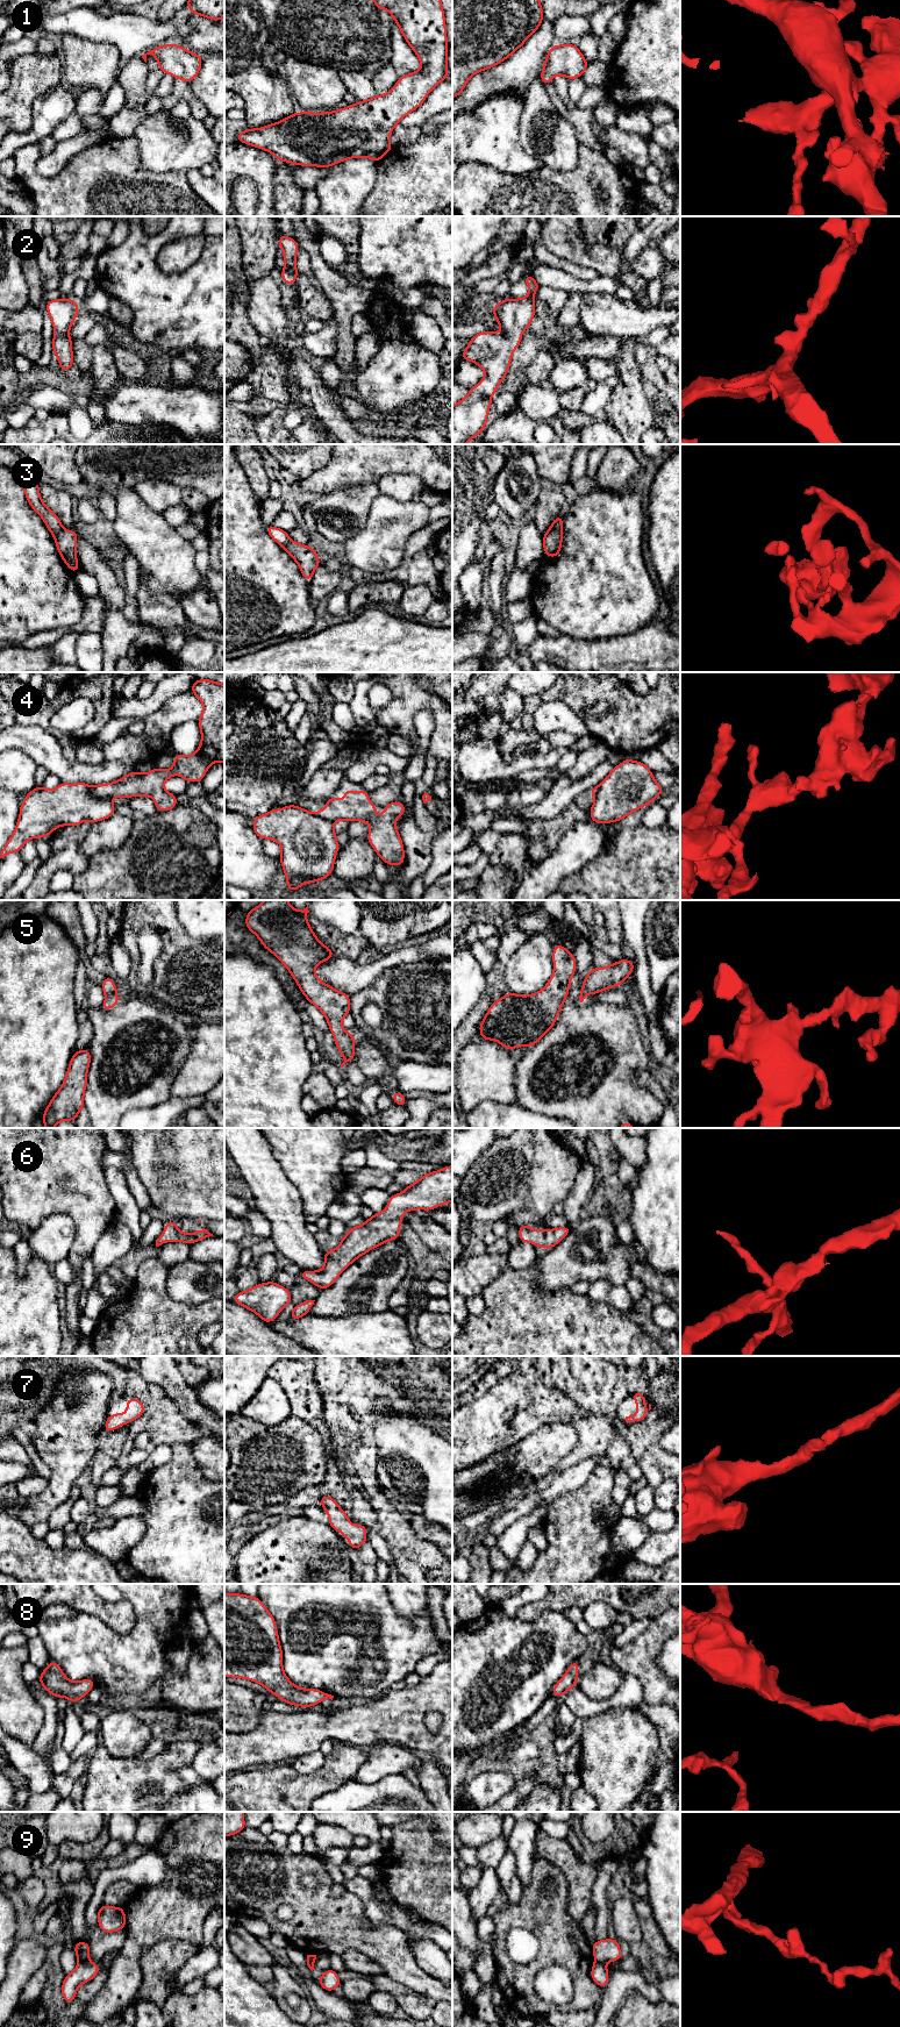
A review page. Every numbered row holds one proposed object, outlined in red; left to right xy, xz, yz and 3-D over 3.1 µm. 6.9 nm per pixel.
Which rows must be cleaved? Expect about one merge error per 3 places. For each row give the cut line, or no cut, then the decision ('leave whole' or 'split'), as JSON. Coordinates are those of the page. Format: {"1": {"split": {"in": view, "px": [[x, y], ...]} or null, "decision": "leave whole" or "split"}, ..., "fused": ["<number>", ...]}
{"1": {"split": null, "decision": "leave whole"}, "2": {"split": null, "decision": "leave whole"}, "3": {"split": {"in": "yz", "px": [[562, 522], [543, 539]]}, "decision": "split"}, "4": {"split": {"in": "xy", "px": [[91, 789], [94, 794], [111, 800]]}, "decision": "split"}, "5": {"split": null, "decision": "leave whole"}, "6": {"split": null, "decision": "leave whole"}, "7": {"split": null, "decision": "leave whole"}, "8": {"split": null, "decision": "leave whole"}, "9": {"split": {"in": "xy", "px": [[79, 1961], [87, 1962]]}, "decision": "split"}, "fused": ["3", "4", "9"]}

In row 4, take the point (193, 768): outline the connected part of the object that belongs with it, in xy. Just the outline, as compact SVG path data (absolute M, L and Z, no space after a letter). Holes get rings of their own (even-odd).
M209 679L194 680L191 691L203 705L198 720L201 743L190 756L173 754L174 764L169 770L155 768L151 772L129 772L121 779L100 784L92 793L102 799L114 797L152 797L157 812L165 812L178 805L177 795L164 790L170 777L181 776L187 783L202 781L208 768L214 762L224 764L224 684Z

